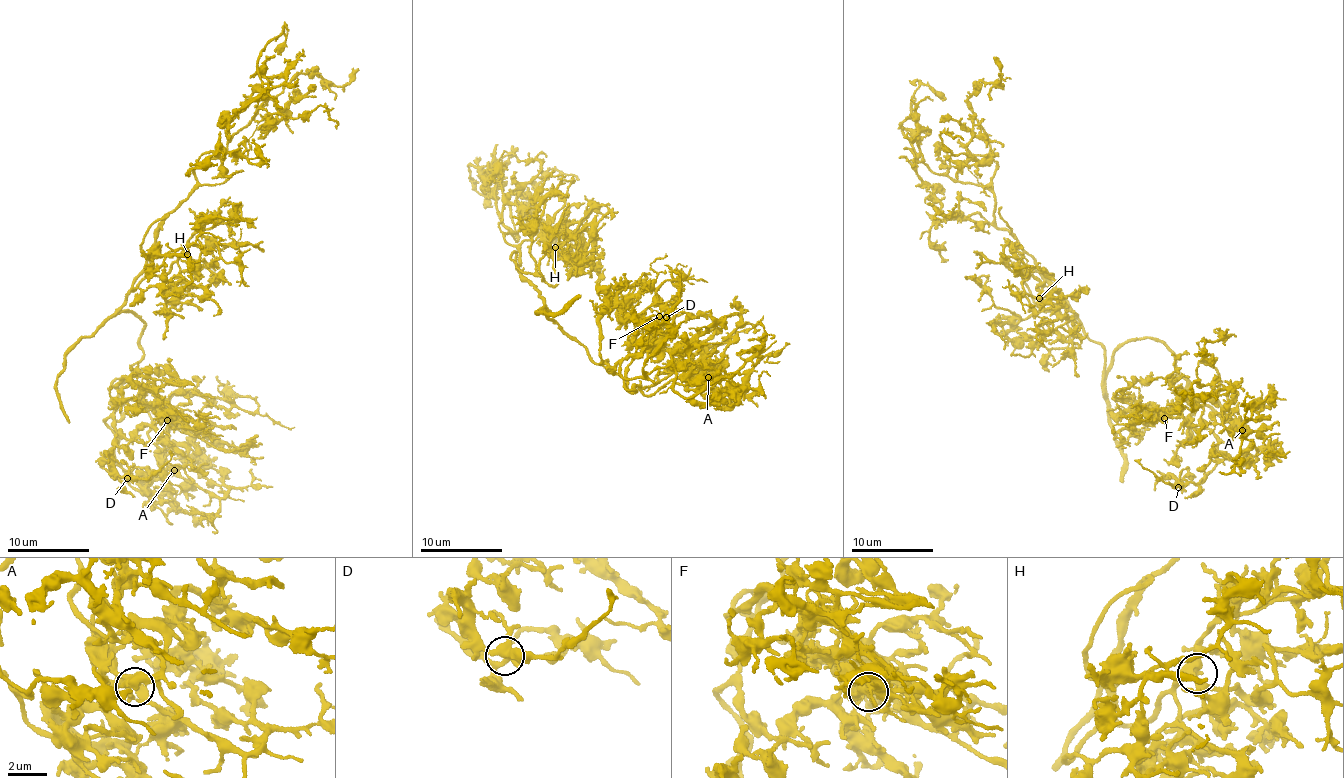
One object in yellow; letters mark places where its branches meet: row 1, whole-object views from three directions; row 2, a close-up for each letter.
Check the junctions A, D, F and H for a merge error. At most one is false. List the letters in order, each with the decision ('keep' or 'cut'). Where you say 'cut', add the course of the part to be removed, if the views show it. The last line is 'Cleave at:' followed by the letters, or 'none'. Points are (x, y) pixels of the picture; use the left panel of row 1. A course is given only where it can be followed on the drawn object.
A: keep
D: keep
F: keep
H: keep
Cleave at: none

